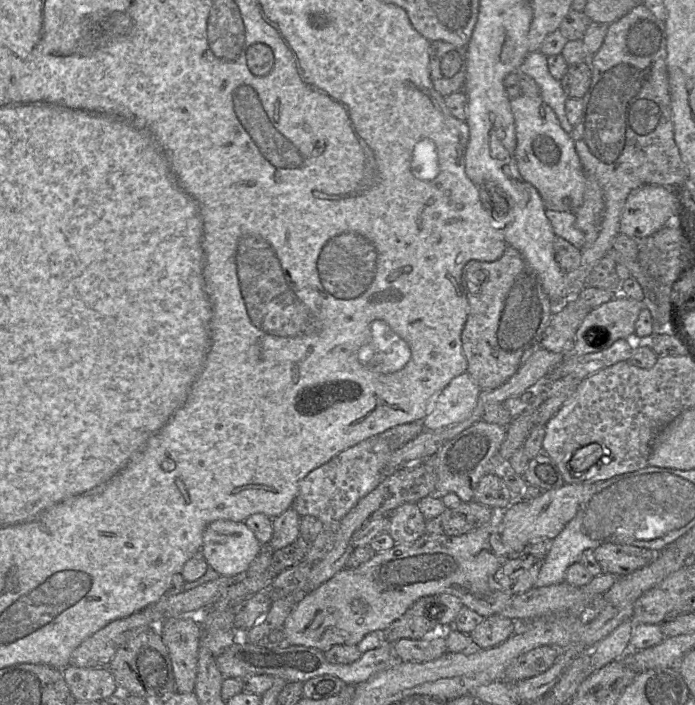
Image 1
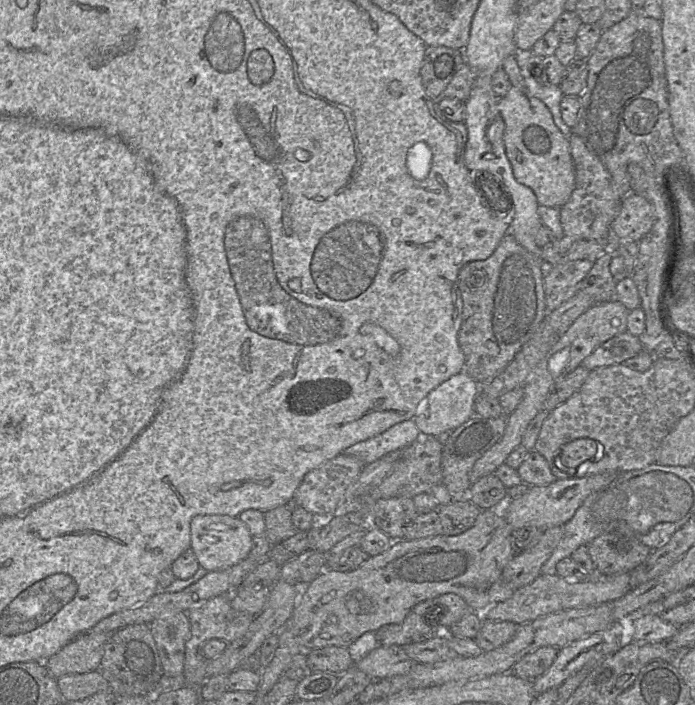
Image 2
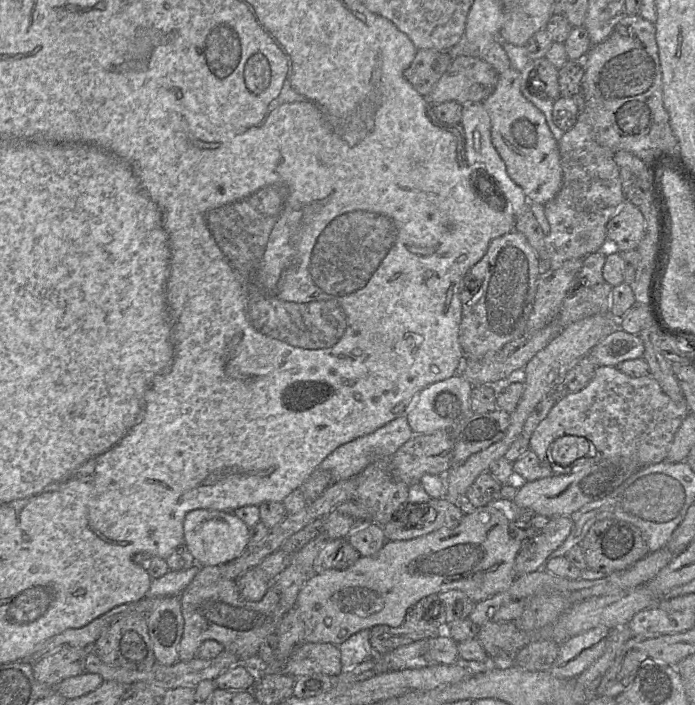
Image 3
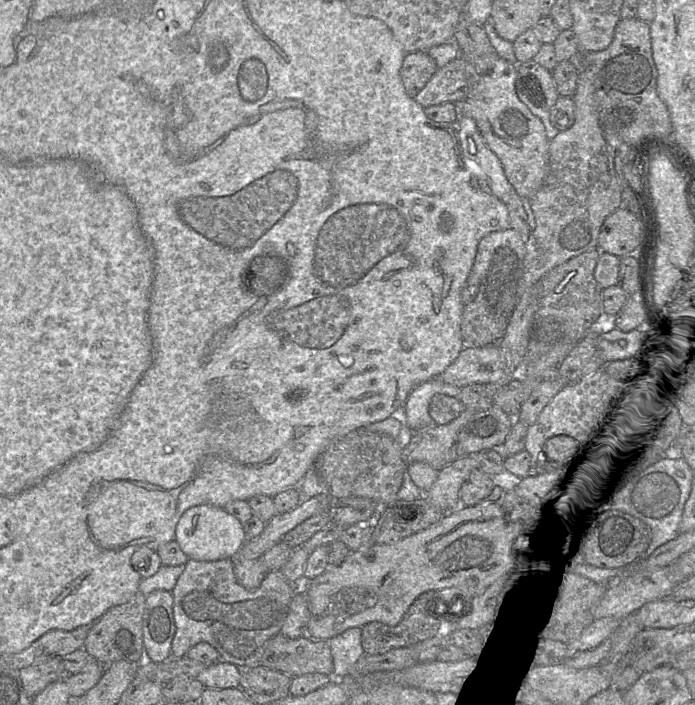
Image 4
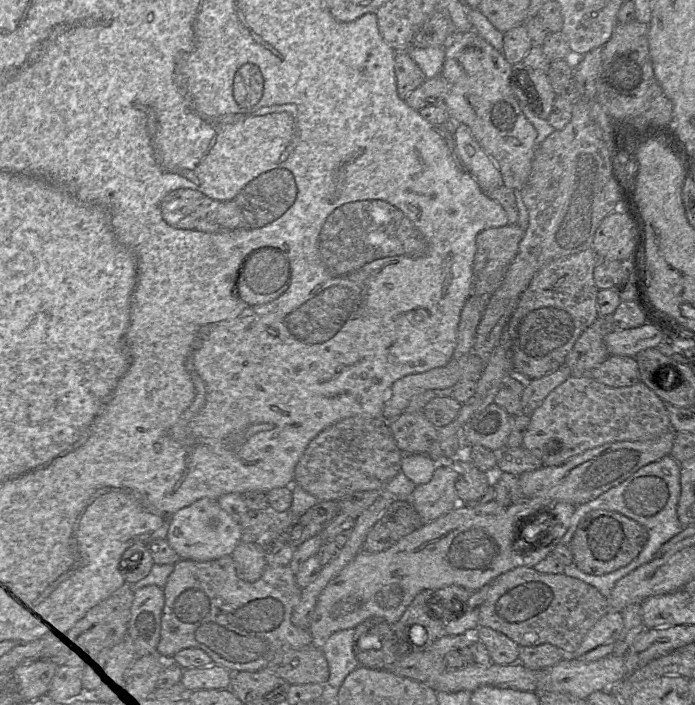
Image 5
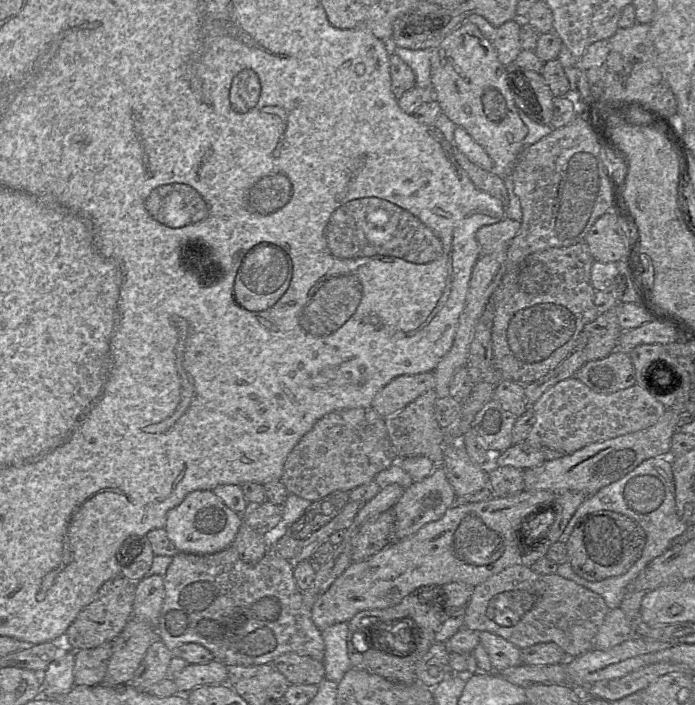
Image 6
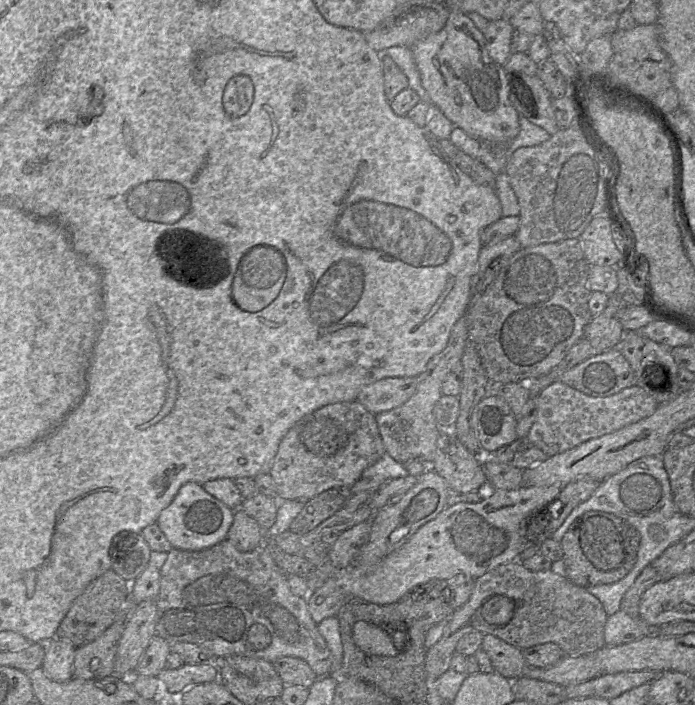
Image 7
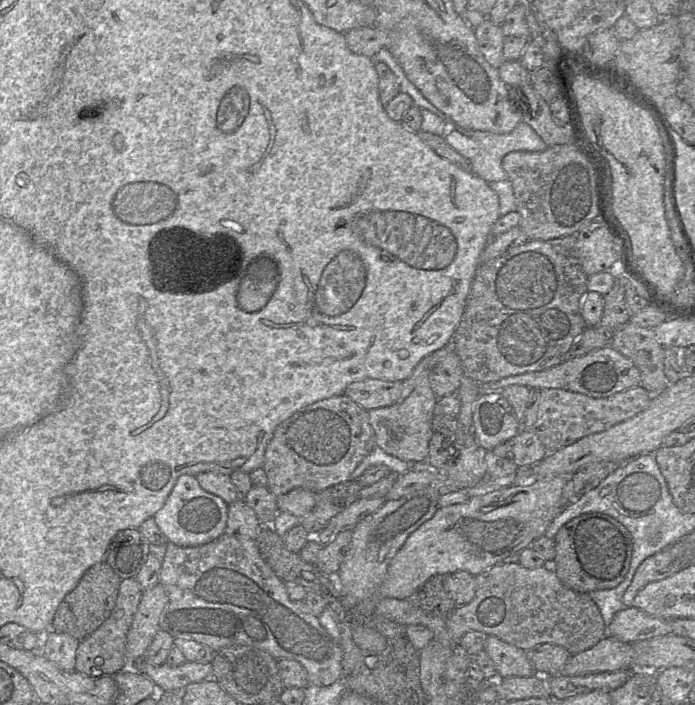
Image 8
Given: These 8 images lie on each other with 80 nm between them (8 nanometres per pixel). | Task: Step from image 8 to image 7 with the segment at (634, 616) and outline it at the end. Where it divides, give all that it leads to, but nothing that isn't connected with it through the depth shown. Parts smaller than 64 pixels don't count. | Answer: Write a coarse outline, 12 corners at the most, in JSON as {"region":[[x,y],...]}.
{"region":[[623,610],[607,617],[605,646],[655,633]]}

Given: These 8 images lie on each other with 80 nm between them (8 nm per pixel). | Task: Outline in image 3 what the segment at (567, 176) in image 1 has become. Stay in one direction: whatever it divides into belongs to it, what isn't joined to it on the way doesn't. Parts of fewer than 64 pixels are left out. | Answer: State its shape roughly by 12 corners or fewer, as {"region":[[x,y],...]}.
{"region":[[499,73],[483,102],[491,141],[529,202],[562,186],[558,141],[521,92]]}

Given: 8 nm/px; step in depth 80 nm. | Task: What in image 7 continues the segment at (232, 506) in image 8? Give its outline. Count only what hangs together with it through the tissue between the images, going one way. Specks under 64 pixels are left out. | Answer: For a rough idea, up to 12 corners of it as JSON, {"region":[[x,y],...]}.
{"region":[[241,508],[227,539],[242,552],[263,544],[265,532]]}

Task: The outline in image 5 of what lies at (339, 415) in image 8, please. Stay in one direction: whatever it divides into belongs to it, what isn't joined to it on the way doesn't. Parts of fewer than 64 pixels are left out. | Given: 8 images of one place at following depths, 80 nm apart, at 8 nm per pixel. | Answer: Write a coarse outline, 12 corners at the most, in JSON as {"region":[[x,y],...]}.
{"region":[[383,417],[310,441],[293,484],[319,501],[382,490],[403,455]]}

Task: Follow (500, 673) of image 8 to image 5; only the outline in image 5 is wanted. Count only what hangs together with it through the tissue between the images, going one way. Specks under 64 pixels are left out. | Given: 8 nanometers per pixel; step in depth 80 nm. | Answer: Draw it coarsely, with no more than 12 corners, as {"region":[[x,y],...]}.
{"region":[[478,627],[492,663],[518,662],[520,646],[503,633]]}

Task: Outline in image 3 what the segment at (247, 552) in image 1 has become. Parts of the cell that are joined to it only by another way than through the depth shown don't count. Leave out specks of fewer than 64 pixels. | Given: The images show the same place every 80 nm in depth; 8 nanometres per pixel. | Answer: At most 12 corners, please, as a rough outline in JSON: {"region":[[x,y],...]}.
{"region":[[196,509],[184,545],[199,566],[247,548],[249,527],[231,512]]}

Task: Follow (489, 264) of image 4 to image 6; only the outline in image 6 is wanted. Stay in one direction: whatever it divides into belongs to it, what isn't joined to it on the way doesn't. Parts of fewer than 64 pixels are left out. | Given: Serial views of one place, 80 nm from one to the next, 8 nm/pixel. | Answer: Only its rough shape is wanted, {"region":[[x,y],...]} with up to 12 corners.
{"region":[[504,218],[476,233],[480,256],[508,249],[521,222]]}

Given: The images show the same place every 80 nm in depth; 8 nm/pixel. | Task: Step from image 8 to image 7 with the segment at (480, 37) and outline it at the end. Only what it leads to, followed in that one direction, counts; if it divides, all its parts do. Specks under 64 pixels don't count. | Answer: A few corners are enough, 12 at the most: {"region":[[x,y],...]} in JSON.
{"region":[[490,21],[483,32],[491,59],[503,66],[512,54],[515,29]]}

